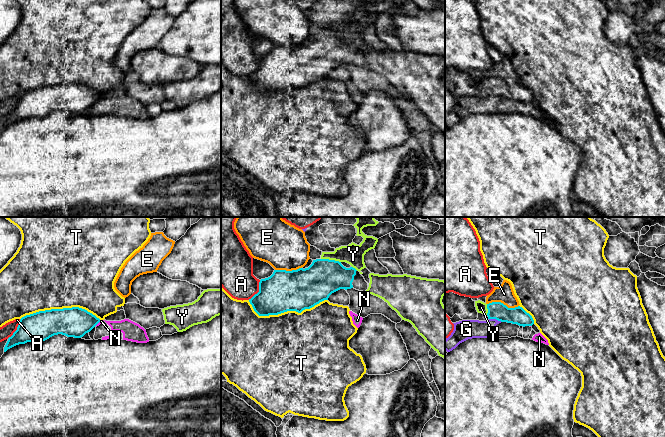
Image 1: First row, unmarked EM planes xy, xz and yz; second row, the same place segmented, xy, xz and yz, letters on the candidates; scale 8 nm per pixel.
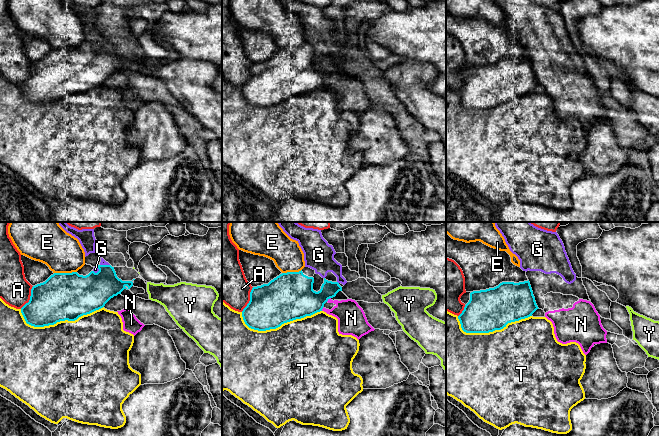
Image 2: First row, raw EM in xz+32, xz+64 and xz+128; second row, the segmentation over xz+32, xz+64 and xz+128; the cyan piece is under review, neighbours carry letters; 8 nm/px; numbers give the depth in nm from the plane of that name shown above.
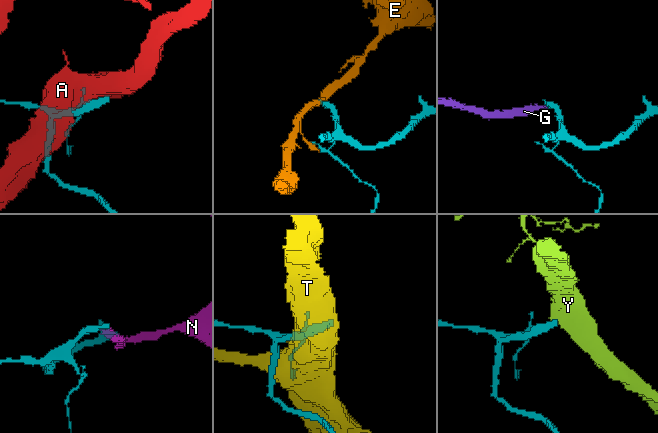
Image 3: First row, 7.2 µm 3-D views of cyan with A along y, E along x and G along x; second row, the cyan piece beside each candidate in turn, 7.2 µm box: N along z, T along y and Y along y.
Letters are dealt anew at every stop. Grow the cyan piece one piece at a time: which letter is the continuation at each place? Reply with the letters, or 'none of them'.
Y

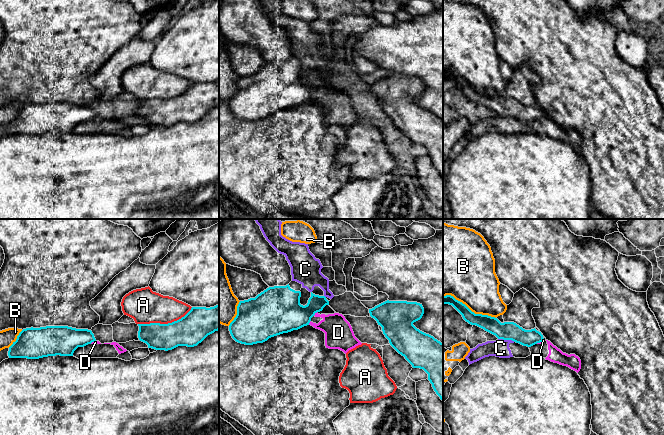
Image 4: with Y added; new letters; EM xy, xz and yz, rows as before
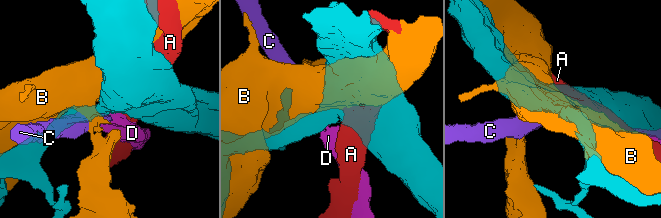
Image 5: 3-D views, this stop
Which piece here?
none of them

